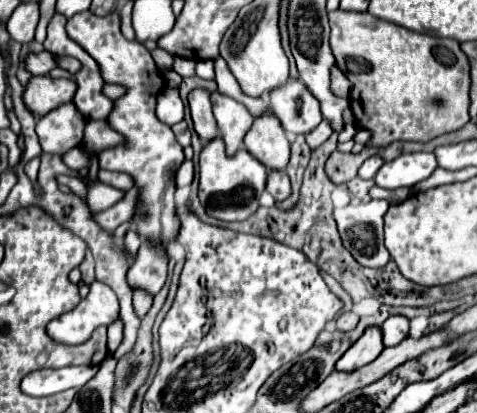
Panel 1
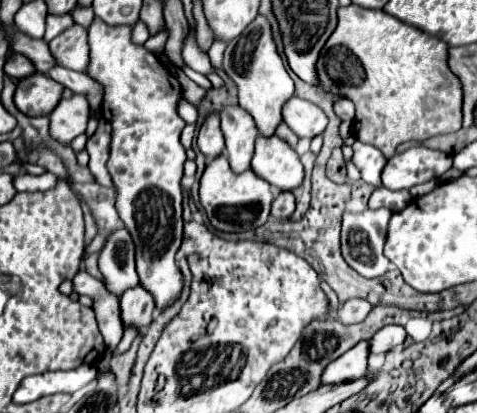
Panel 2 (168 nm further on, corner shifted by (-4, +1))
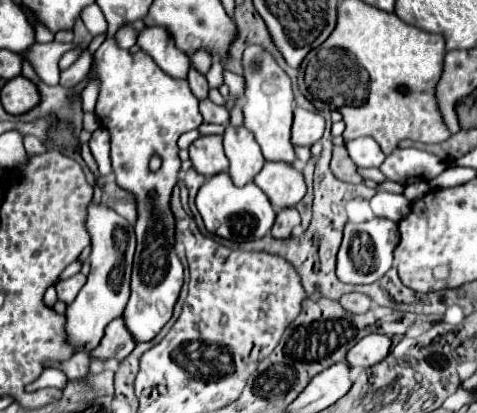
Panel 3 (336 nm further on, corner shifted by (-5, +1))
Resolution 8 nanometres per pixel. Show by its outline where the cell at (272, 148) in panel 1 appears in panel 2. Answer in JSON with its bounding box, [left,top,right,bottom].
[251,135,303,191]

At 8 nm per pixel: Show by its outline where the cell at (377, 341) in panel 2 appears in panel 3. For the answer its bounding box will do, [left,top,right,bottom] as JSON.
[346,333,392,367]

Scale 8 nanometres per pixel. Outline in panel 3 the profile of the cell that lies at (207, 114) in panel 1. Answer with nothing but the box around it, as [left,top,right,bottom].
[190,135,228,177]

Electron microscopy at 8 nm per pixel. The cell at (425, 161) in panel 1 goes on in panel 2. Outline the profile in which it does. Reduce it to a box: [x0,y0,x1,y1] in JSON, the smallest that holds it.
[381,147,453,189]

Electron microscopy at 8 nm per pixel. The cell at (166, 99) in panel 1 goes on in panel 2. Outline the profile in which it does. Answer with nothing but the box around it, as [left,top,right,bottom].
[179,101,197,123]

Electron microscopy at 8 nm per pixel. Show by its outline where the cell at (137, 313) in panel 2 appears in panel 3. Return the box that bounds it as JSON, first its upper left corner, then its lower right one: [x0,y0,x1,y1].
[92,317,136,361]

